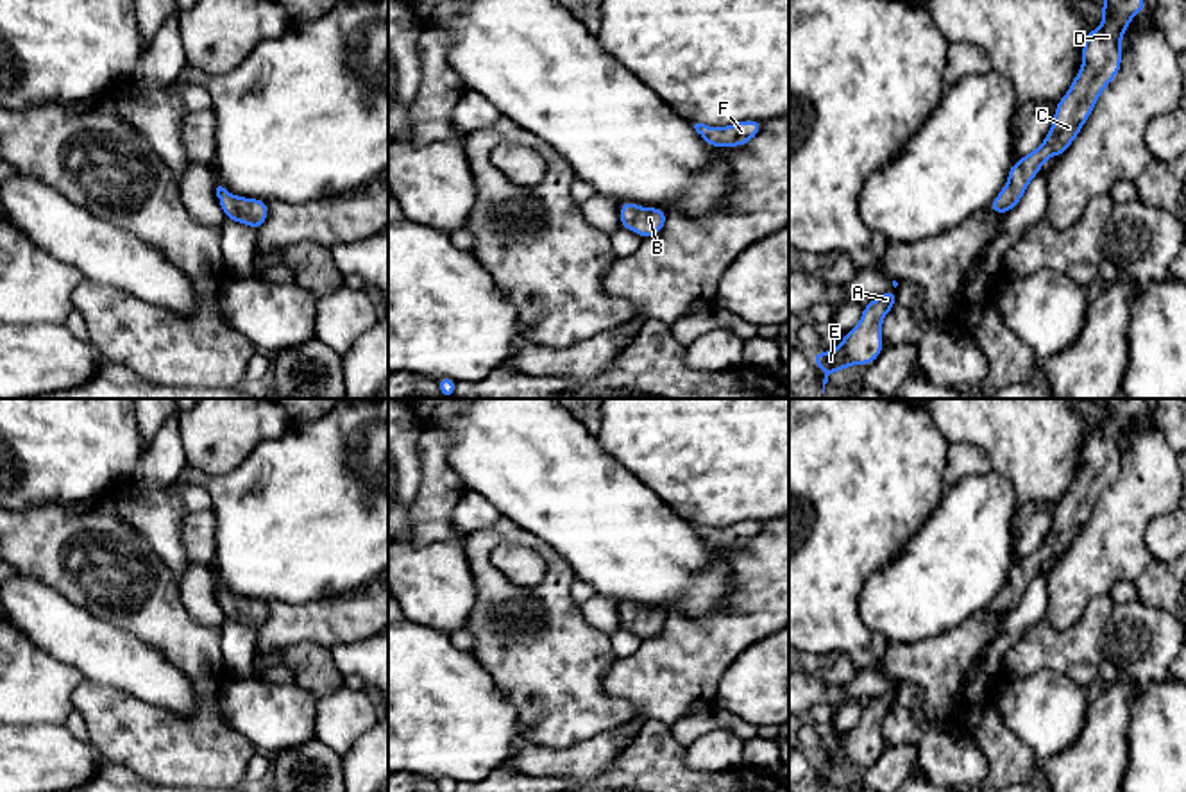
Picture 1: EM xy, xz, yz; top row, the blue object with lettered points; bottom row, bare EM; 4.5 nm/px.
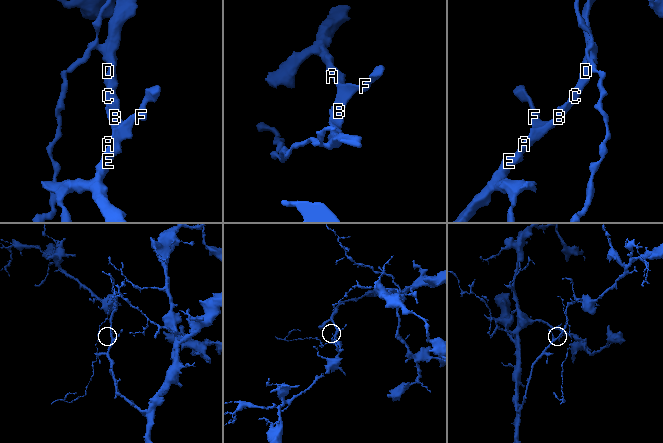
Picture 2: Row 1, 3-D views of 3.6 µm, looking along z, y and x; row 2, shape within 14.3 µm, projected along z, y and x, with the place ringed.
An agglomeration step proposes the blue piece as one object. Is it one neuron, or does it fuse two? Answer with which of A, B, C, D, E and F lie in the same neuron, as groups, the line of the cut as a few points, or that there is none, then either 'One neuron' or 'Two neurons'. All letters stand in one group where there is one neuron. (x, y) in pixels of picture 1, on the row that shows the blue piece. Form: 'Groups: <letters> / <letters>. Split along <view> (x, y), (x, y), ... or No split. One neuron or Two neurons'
Groups: A B C D E F. No split. One neuron

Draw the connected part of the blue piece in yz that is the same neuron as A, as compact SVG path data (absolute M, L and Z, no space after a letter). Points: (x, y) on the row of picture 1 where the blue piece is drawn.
M893 288L864 306L859 324L839 341L837 350L812 354L814 365L825 372L823 393L830 374L851 365L871 365L877 361L884 349L882 320L894 304L898 300Z

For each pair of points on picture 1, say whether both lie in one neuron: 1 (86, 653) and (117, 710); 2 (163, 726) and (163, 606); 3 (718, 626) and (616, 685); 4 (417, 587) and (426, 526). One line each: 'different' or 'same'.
1: different
2: same
3: same
4: different

